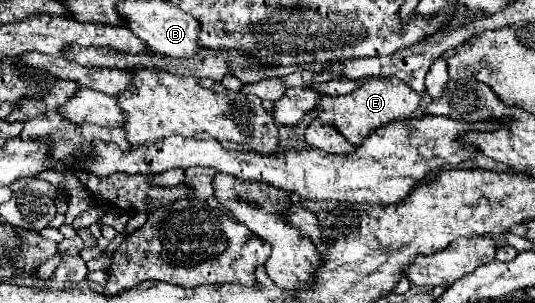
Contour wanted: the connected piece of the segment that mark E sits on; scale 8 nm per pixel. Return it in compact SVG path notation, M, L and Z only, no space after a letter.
M369 78L363 82L363 86L347 96L325 96L321 98L317 112L325 124L331 124L333 128L339 130L339 134L343 134L347 138L347 142L351 142L355 148L361 146L363 138L373 130L379 128L391 120L403 120L403 118L411 118L415 114L415 110L419 108L419 96L405 86L403 82L399 82L397 78Z

